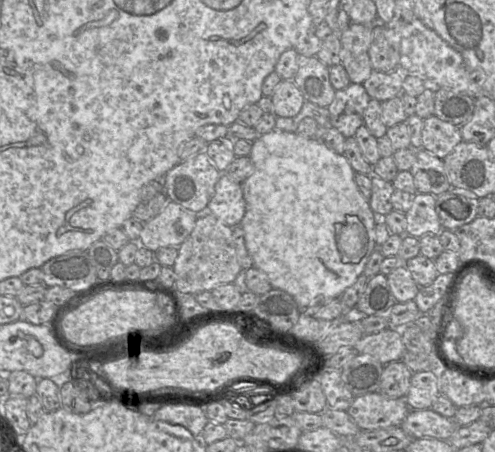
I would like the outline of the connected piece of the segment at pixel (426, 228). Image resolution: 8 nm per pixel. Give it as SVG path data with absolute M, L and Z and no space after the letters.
M432 194L413 195L411 208L406 212L406 235L421 238L424 235L439 235L442 225L435 209L436 197Z

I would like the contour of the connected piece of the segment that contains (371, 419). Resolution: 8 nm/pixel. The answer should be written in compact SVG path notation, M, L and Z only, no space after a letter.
M379 391L355 397L347 410L360 430L401 426L409 411L404 398L389 398Z

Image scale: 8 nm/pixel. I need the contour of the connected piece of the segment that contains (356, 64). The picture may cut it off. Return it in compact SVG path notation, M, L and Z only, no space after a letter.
M351 23L339 36L341 64L351 83L363 84L373 71L369 57L373 25Z

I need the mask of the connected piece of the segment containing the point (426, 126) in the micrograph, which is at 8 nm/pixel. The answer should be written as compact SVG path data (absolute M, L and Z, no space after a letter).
M435 115L423 119L422 149L444 159L463 141L460 128Z

